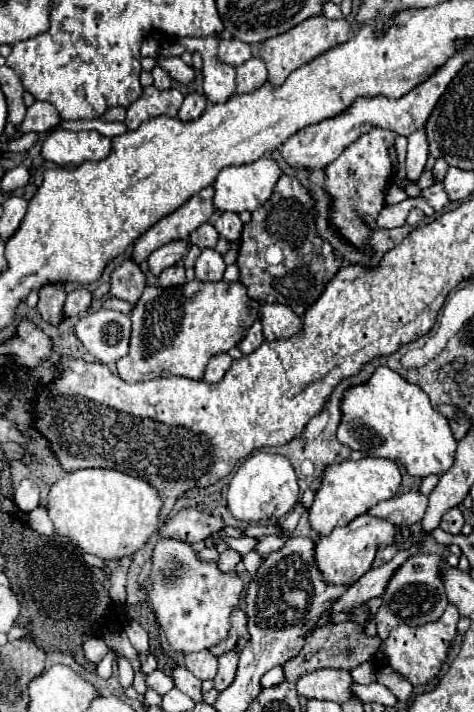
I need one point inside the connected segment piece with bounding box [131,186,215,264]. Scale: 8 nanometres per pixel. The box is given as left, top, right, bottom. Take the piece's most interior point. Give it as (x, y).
(177, 226)

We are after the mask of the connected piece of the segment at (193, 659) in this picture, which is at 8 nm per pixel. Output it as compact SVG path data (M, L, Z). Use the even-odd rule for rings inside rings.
M209 650L191 652L185 656L185 668L199 680L213 678L217 674L217 656L213 656Z

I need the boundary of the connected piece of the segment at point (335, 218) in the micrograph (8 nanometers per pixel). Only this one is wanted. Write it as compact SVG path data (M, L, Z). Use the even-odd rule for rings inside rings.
M371 128L359 140L351 142L343 154L333 160L325 168L325 192L331 196L329 204L329 226L343 236L351 246L361 250L365 256L373 256L375 250L369 244L371 226L367 224L367 216L377 220L379 212L385 208L383 192L391 184L393 178L393 162L389 158L387 148L395 142L395 132L385 128Z

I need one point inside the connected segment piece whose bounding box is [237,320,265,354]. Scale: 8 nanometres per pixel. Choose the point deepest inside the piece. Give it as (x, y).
(253, 337)

